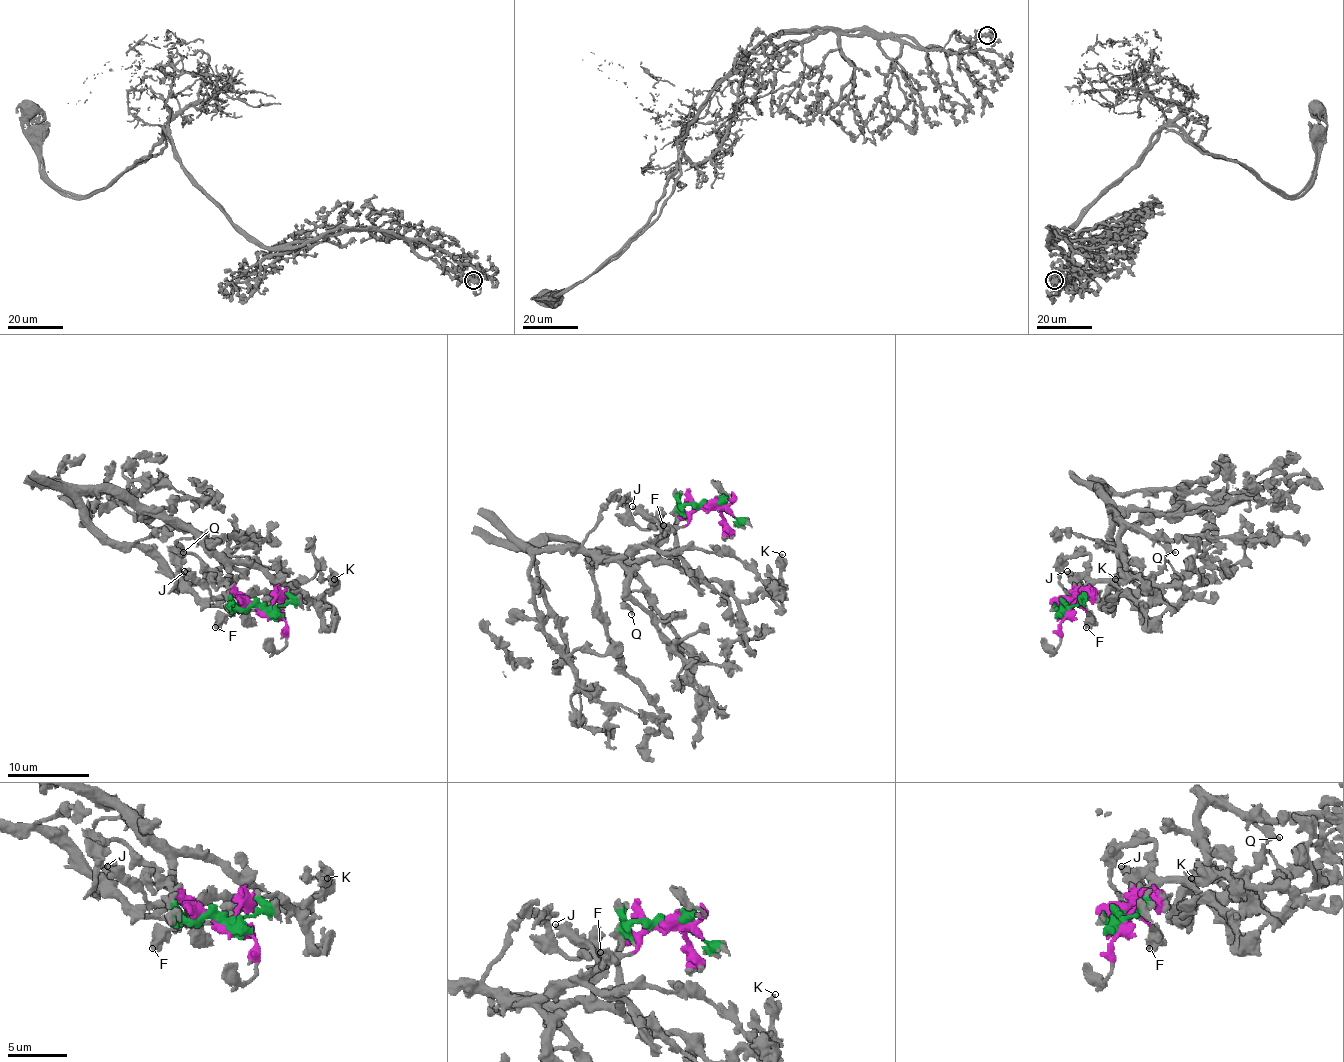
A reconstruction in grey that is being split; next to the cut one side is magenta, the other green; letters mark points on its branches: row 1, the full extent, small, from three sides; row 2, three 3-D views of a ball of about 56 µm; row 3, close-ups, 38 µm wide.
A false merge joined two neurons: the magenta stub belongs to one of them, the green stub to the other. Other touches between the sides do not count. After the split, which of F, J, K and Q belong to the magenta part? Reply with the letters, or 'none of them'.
F, K, Q

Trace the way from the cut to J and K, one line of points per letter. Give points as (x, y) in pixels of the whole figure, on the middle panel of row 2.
J: (711, 504), (687, 504), (677, 516), (677, 525), (666, 533), (632, 506)
K: (711, 504), (677, 525), (677, 564), (683, 570), (715, 578), (740, 600), (750, 600), (779, 588), (783, 553)

